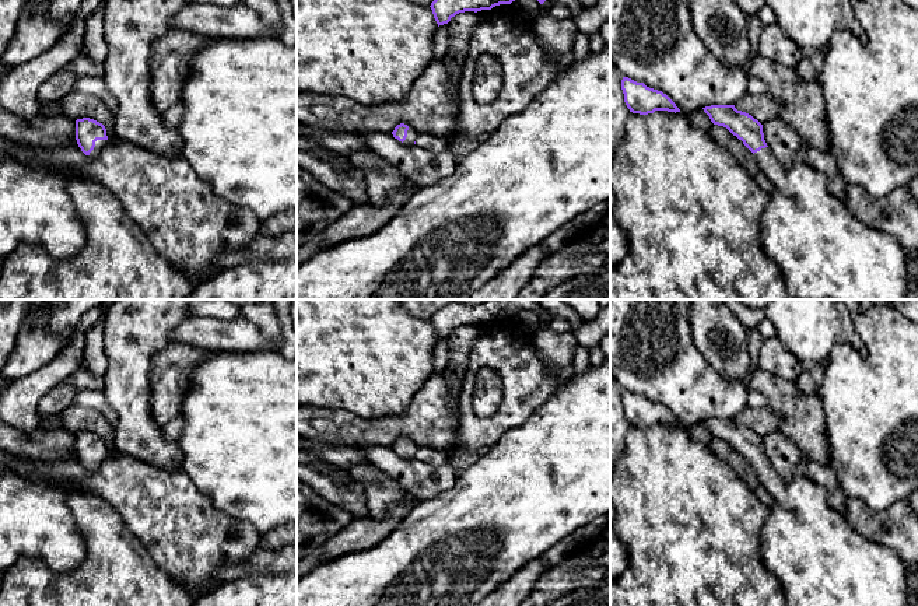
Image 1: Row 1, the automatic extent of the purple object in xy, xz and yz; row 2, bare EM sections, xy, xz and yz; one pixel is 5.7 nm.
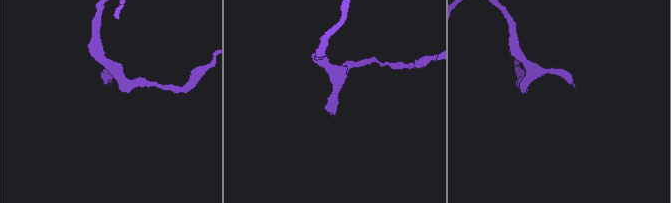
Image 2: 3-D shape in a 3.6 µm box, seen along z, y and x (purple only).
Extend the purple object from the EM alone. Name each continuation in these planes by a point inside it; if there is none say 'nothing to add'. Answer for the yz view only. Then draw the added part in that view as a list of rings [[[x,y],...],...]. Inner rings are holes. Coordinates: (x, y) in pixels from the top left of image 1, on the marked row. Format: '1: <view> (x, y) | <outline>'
1: yz (824, 252) | [[[768,147],[754,153],[760,169],[774,186],[760,221],[760,246],[784,274],[786,291],[796,300],[905,300],[908,256],[889,234],[859,221],[845,202],[827,189],[824,174],[806,162],[782,168]]]

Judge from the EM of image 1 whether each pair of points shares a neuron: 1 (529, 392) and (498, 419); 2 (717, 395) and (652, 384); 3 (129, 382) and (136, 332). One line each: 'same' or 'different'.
1: same
2: same
3: same

